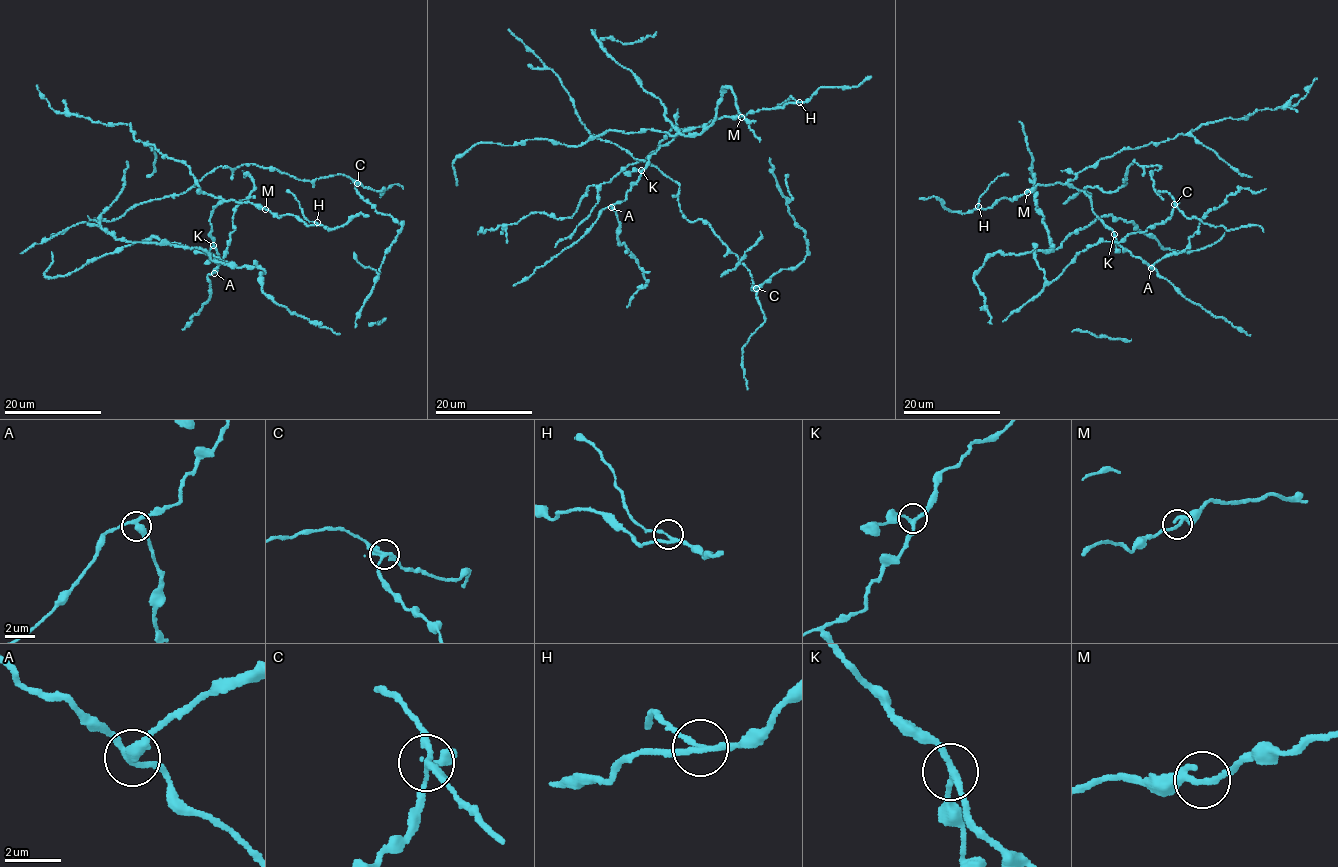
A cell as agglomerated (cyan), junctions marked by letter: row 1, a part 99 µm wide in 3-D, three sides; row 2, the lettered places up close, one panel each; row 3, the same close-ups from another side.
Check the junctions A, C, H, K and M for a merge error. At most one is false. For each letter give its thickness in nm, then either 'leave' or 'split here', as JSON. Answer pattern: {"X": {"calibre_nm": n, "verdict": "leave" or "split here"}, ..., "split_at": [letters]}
{"A": {"calibre_nm": 280, "verdict": "leave"}, "C": {"calibre_nm": 220, "verdict": "split here"}, "H": {"calibre_nm": 160, "verdict": "leave"}, "K": {"calibre_nm": 190, "verdict": "leave"}, "M": {"calibre_nm": 160, "verdict": "leave"}, "split_at": ["C"]}

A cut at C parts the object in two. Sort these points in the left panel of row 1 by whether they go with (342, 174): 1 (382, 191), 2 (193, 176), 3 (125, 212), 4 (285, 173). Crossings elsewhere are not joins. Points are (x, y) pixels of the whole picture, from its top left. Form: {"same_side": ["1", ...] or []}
{"same_side": ["1", "3", "4"]}

